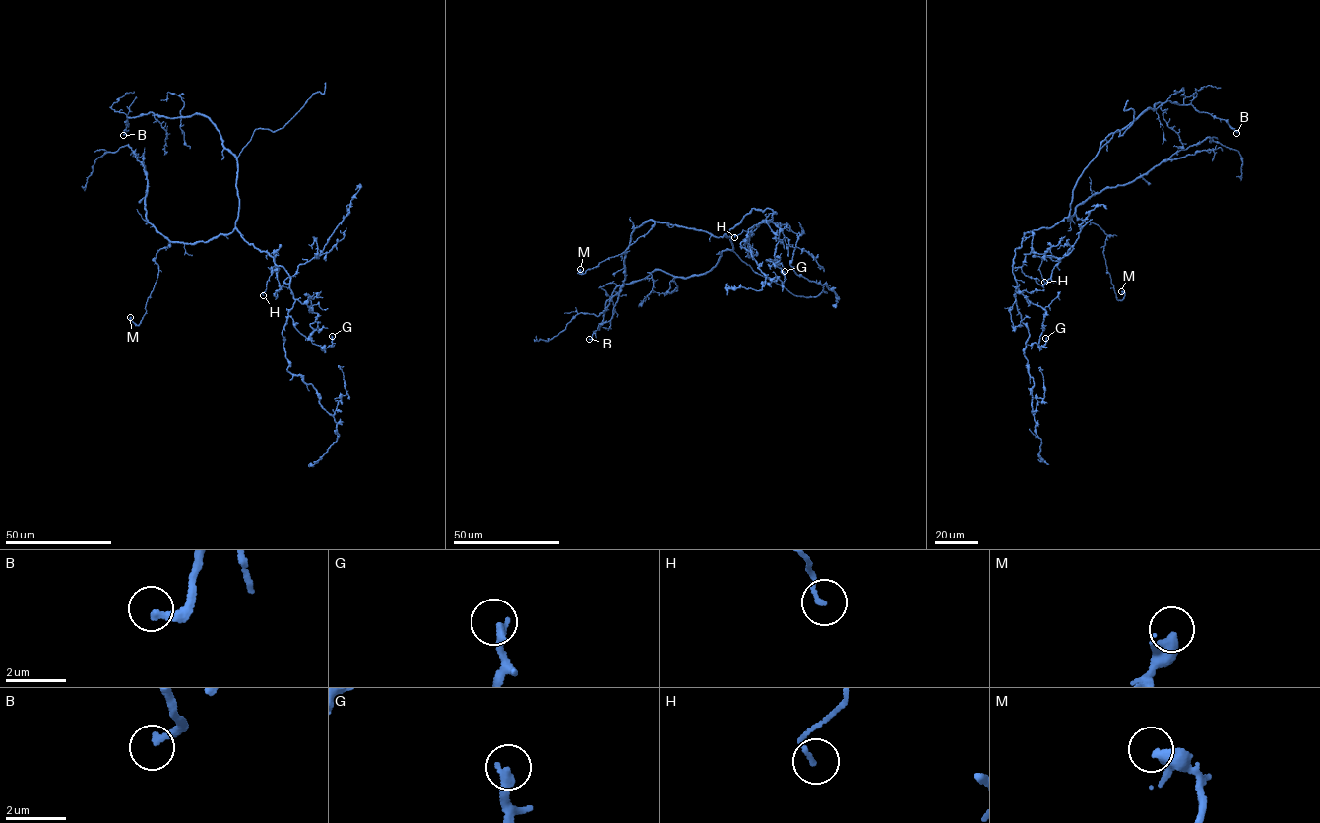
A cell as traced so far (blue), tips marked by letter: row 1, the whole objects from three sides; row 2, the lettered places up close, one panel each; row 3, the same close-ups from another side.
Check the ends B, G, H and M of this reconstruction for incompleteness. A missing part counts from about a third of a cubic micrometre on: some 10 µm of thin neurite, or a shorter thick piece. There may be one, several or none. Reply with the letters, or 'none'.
none

